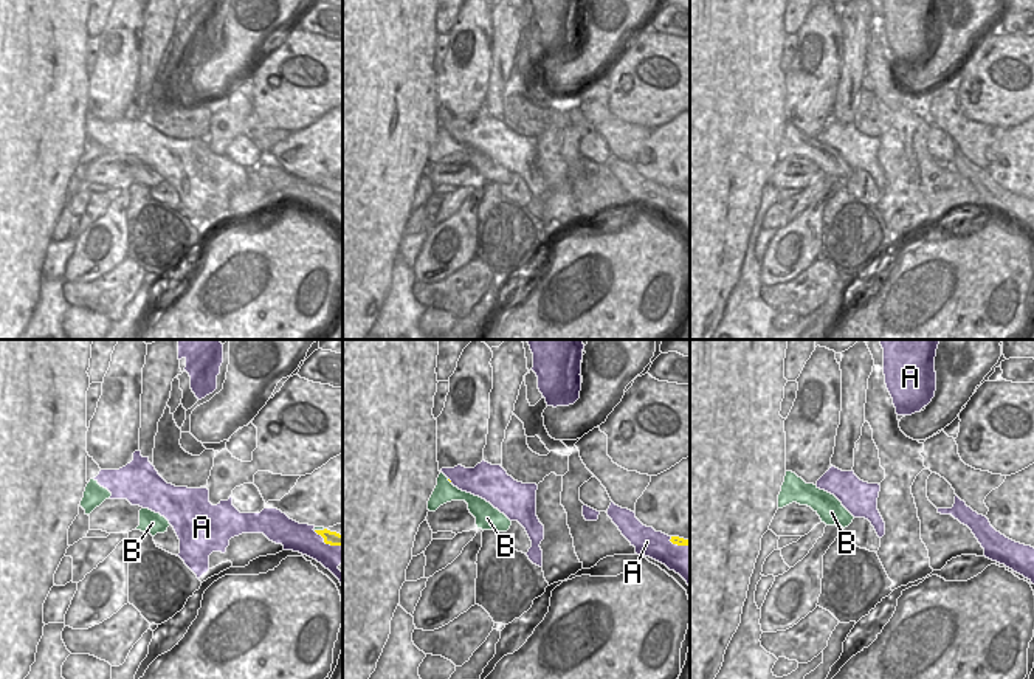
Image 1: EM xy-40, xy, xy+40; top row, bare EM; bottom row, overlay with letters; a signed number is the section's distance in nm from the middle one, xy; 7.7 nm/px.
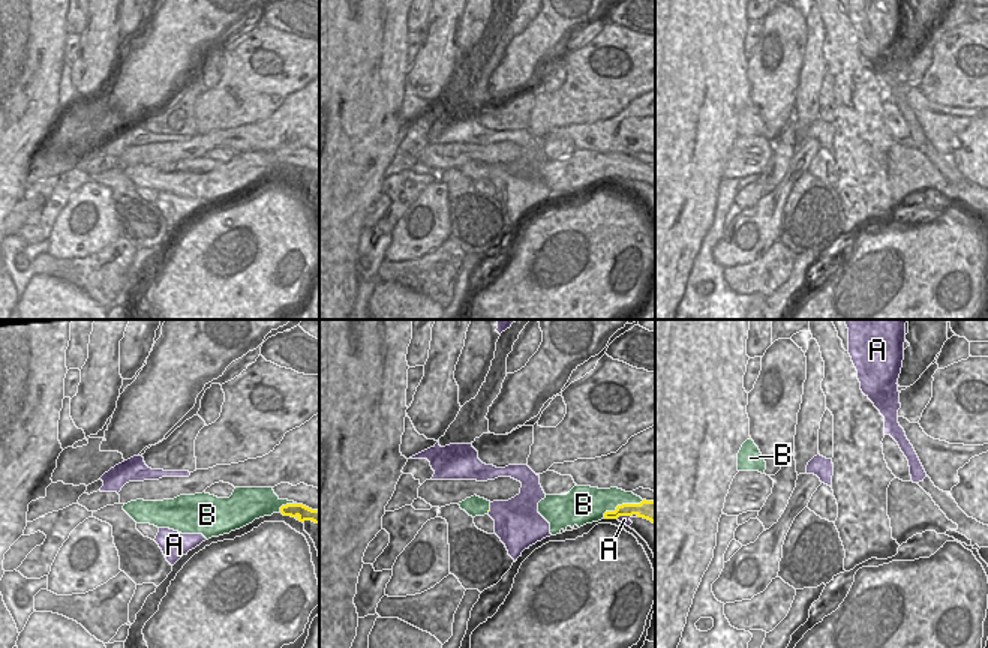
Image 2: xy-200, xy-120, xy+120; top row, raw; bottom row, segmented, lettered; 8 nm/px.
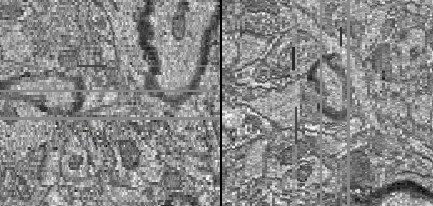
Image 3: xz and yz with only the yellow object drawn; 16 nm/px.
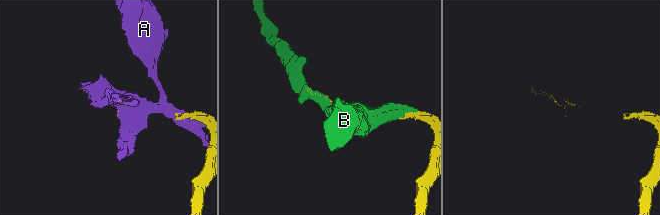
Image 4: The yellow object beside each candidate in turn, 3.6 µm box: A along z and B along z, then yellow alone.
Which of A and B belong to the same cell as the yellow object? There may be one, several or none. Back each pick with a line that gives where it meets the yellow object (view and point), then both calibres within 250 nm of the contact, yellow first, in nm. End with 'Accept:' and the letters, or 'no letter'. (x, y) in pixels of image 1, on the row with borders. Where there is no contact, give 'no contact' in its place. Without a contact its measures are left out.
B: contact xy-40 (320, 530); calibres 110 and 20 nm
Accept: B

